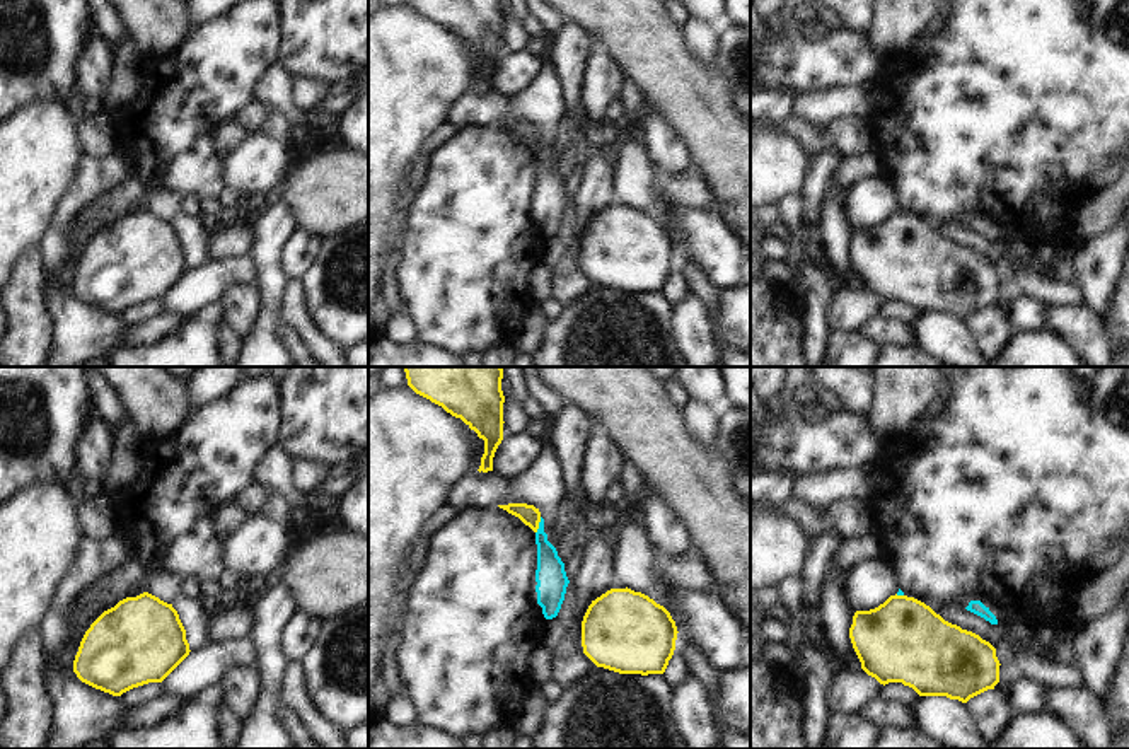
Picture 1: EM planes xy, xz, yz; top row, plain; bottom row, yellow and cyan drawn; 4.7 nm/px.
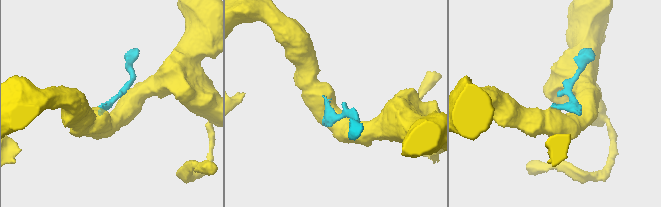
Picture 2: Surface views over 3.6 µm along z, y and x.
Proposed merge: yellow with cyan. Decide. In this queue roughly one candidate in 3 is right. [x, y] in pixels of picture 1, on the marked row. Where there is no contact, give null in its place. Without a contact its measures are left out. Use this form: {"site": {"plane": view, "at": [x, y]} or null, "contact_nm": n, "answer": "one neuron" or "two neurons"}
{"site": {"plane": "xz", "at": [538, 526]}, "contact_nm": 80, "answer": "two neurons"}

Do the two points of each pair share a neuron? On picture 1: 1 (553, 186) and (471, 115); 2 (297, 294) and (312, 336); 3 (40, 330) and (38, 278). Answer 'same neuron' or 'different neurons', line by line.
1: same neuron
2: same neuron
3: same neuron

